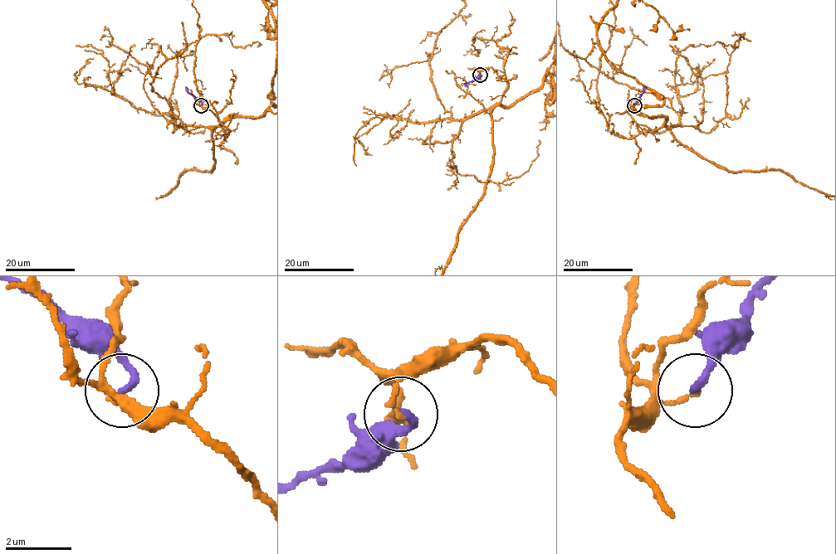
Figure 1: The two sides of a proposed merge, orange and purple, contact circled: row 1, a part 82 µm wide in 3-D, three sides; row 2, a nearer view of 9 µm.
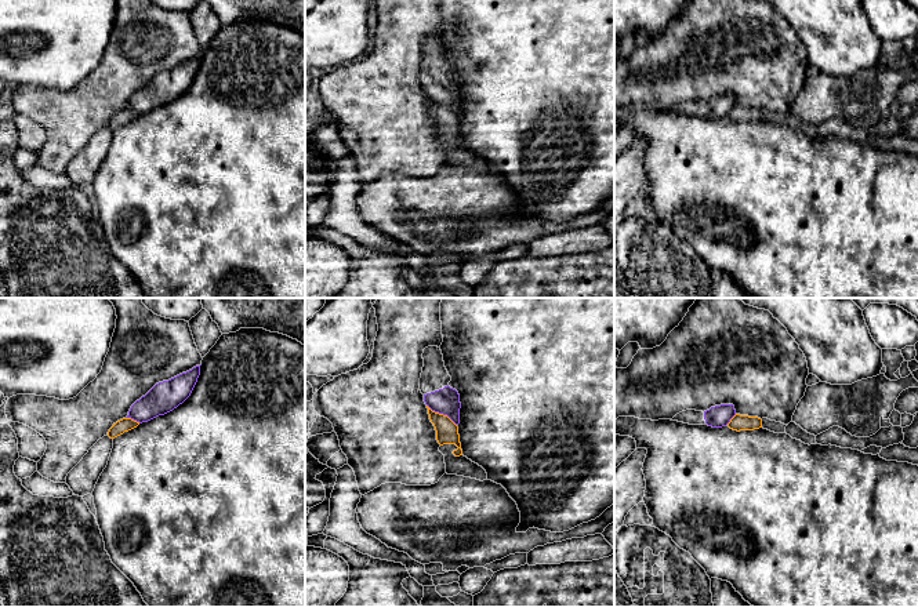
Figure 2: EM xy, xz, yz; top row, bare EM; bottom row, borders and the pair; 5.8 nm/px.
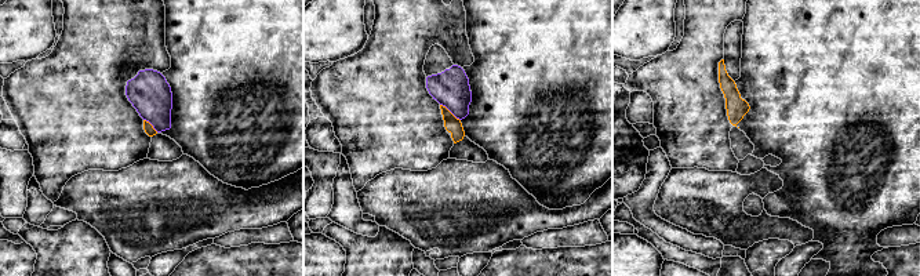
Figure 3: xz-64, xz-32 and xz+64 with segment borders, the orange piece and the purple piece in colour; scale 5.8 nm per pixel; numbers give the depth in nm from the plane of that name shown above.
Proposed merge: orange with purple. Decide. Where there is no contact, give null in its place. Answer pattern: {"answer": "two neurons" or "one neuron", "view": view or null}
{"answer": "two neurons", "view": "xz"}

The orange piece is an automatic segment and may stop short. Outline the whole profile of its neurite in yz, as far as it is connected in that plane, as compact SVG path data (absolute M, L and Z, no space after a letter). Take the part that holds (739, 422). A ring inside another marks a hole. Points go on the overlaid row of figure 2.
M736 414L727 426L733 430L754 430L762 428L762 419L758 417L748 417L748 415L740 415Z

